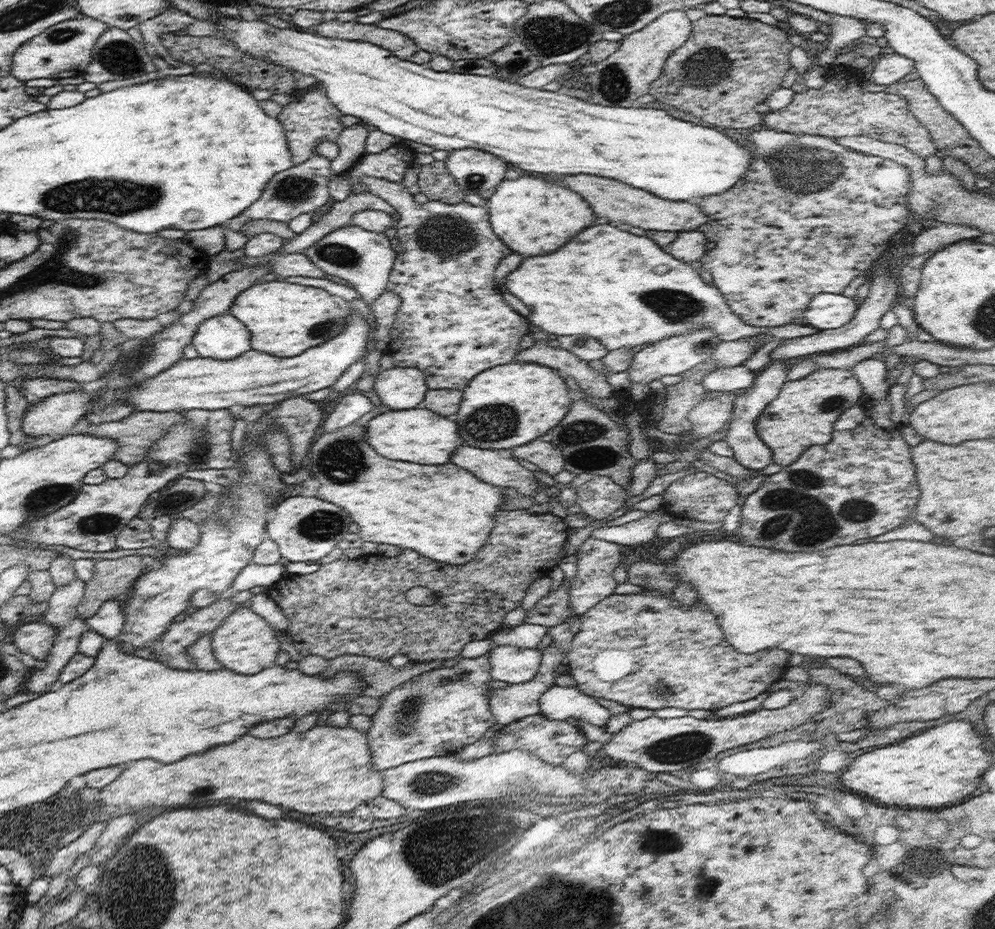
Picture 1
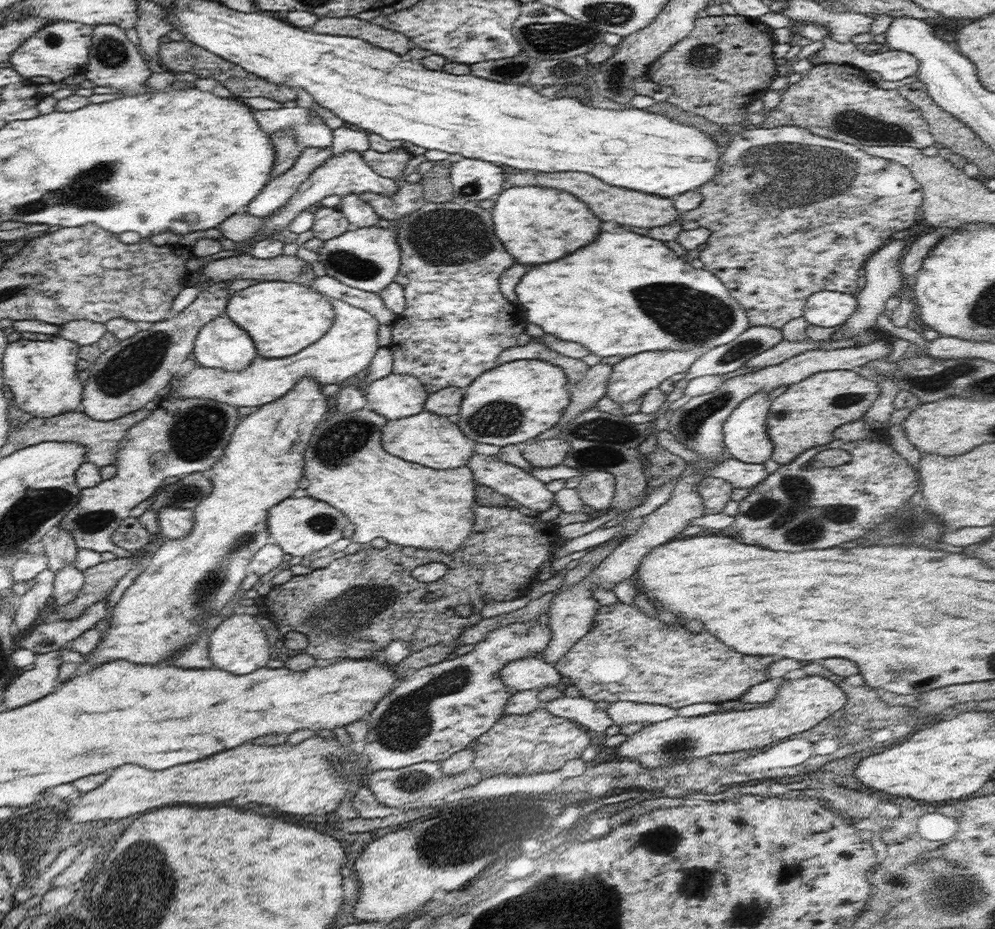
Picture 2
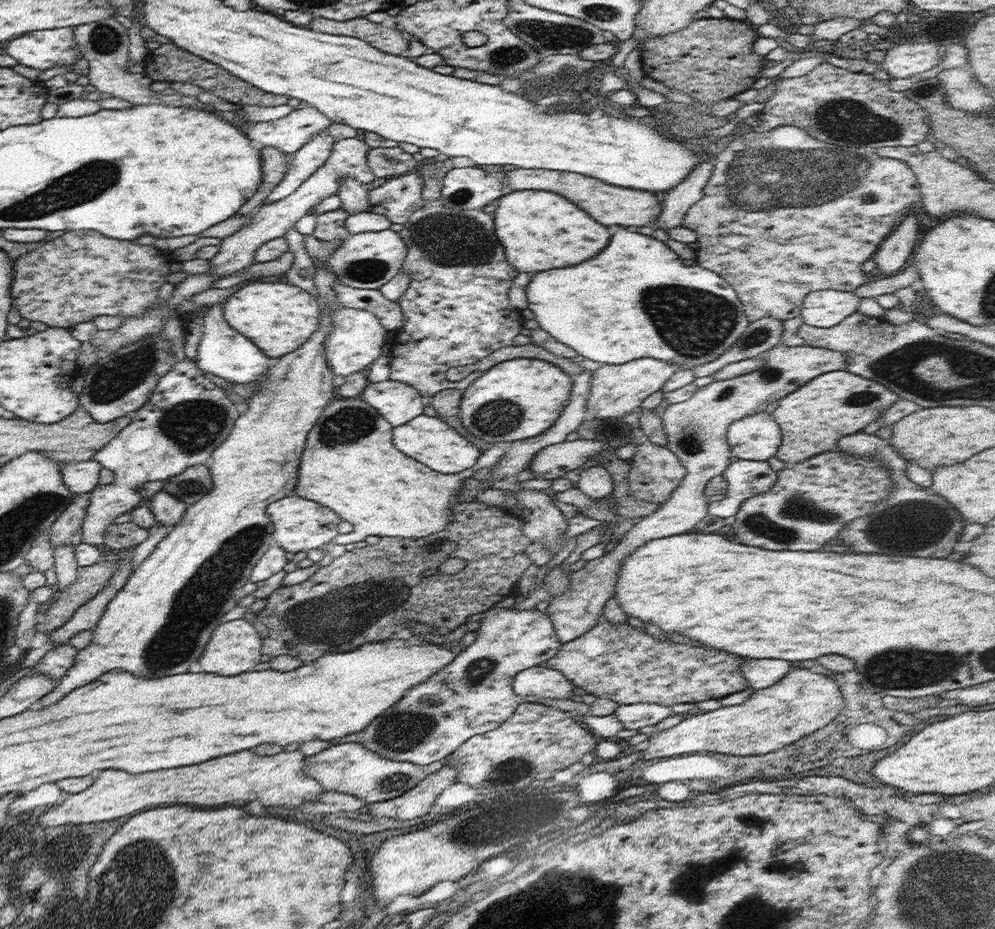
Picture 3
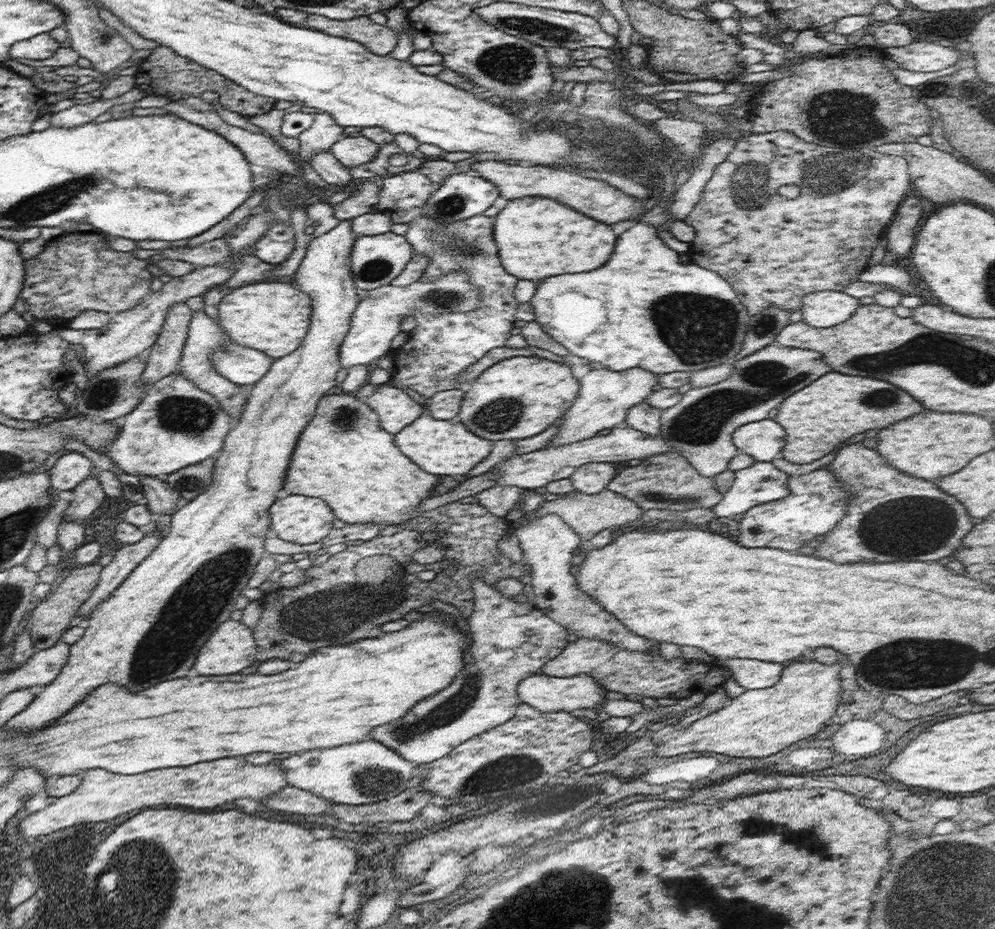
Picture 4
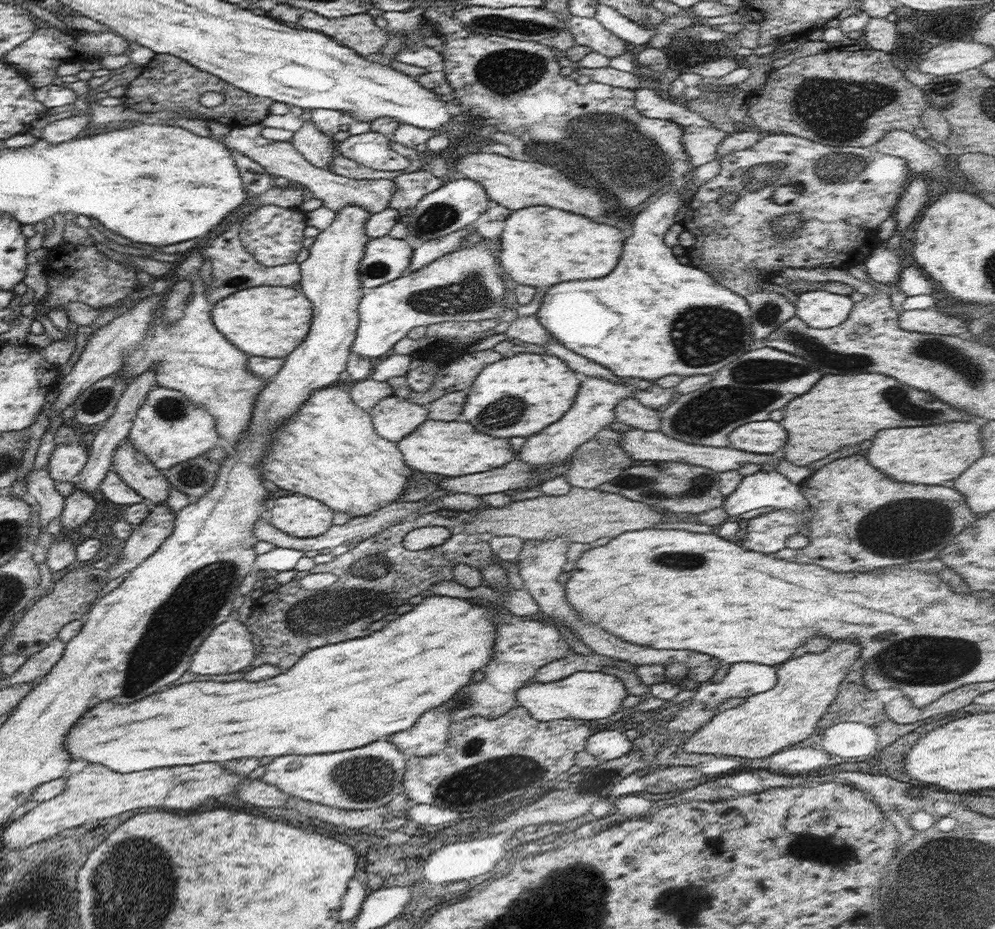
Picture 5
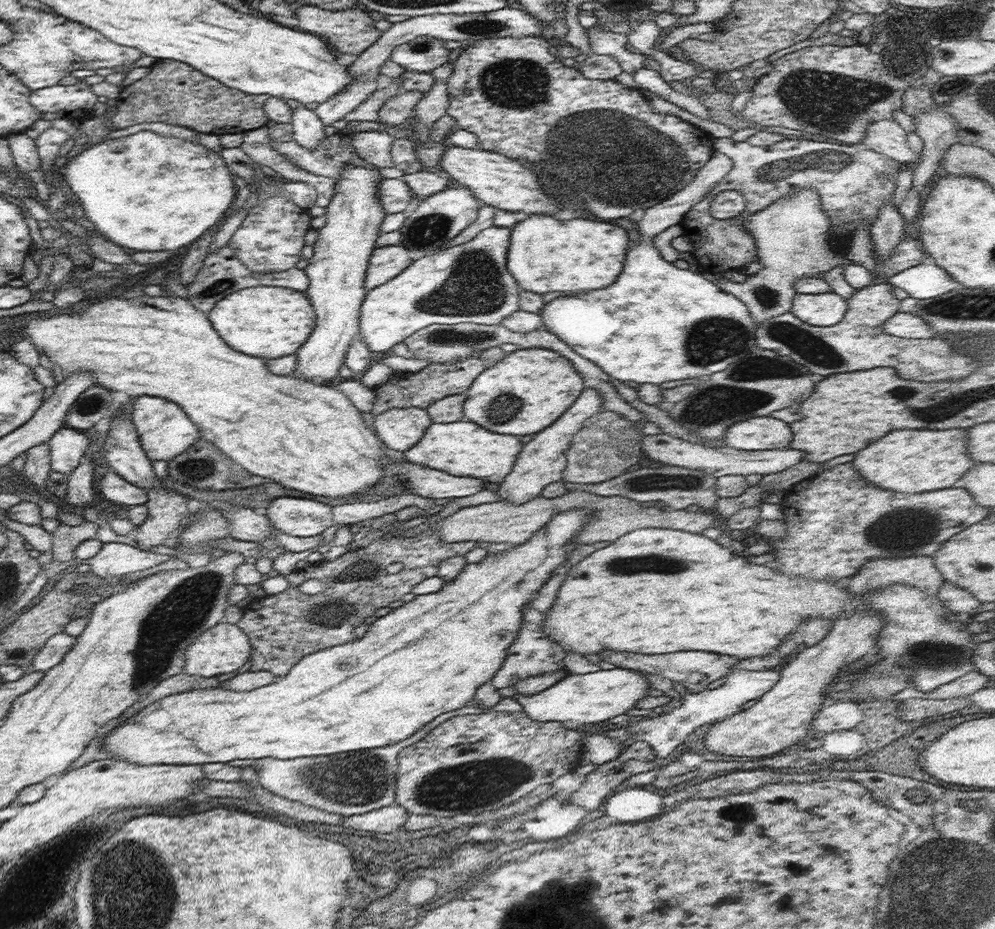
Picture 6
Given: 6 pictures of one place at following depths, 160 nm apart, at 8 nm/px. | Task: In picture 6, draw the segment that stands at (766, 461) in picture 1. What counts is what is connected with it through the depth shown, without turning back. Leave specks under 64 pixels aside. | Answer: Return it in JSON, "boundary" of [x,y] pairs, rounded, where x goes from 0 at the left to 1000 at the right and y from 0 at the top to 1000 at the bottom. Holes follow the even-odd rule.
{"boundary":[[[763,448],[738,455],[731,461],[729,469],[729,479],[747,485],[790,483],[796,476],[794,459],[774,448]]]}

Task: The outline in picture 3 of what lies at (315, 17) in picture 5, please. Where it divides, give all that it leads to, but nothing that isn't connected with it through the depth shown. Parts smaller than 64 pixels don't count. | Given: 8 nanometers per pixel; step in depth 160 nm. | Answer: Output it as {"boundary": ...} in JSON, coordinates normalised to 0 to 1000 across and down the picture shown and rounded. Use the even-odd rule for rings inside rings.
{"boundary":[[[321,18],[315,19],[310,28],[319,34],[359,40],[375,52],[394,59],[402,59],[412,47],[412,43],[397,29],[387,30],[384,26],[370,23],[366,18],[346,24]]]}

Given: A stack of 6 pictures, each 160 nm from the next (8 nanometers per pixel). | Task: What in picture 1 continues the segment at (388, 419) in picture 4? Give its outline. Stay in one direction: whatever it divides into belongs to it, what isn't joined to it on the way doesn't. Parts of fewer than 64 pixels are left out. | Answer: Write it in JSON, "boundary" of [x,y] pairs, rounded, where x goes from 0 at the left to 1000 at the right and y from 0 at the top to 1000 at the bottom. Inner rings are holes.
{"boundary":[[[397,394],[392,398],[382,399],[375,418],[391,441],[418,439],[427,429],[430,419],[427,403],[417,394]]]}

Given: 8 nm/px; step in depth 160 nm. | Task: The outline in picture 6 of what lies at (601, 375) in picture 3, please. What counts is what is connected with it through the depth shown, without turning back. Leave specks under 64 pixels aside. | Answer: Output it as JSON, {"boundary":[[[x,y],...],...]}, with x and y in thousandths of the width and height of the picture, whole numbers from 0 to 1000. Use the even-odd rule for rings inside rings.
{"boundary":[[[599,417],[587,418],[583,428],[575,435],[575,439],[571,439],[565,446],[565,450],[561,450],[553,461],[547,461],[545,465],[540,465],[531,478],[526,478],[515,504],[515,509],[511,510],[502,521],[499,527],[502,538],[510,538],[510,540],[524,545],[524,543],[543,534],[548,523],[566,518],[567,506],[570,502],[569,483],[573,482],[577,468],[581,462],[585,461],[585,455],[605,439],[605,427]]]}

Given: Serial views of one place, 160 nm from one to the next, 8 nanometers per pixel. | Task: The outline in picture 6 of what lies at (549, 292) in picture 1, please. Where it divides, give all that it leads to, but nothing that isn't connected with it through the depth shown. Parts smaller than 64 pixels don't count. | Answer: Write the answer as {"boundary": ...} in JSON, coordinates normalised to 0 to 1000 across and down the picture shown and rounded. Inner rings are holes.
{"boundary":[[[718,164],[689,202],[648,225],[645,237],[641,239],[645,254],[643,267],[639,265],[637,269],[631,269],[627,293],[621,297],[621,301],[605,312],[593,312],[591,316],[583,319],[560,320],[549,326],[543,338],[547,352],[563,366],[567,366],[577,379],[601,392],[615,407],[641,413],[663,414],[672,409],[709,408],[756,379],[760,372],[761,349],[756,344],[752,330],[738,318],[728,314],[716,302],[708,299],[704,292],[685,291],[674,282],[669,282],[655,262],[660,252],[667,250],[672,243],[682,241],[687,231],[702,220],[736,180],[737,174],[733,168]]]}

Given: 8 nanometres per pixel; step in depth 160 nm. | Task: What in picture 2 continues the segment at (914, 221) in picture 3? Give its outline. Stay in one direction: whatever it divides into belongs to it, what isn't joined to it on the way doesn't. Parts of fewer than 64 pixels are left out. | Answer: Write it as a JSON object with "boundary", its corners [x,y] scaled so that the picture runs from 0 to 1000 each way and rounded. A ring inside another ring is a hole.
{"boundary":[[[896,257],[887,266],[884,266],[881,271],[869,282],[868,288],[871,302],[867,311],[859,315],[862,326],[860,334],[849,349],[843,352],[843,357],[839,357],[835,366],[826,366],[823,367],[823,369],[855,364],[856,361],[861,361],[874,355],[876,352],[880,352],[879,349],[882,339],[889,336],[890,324],[910,307],[905,292],[906,279],[910,276],[910,265],[912,265],[912,263],[909,263],[909,258]]]}

